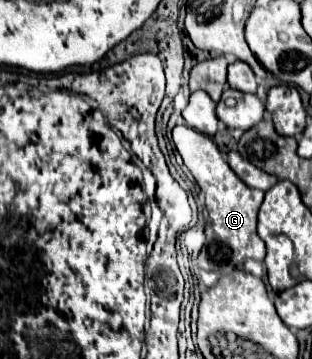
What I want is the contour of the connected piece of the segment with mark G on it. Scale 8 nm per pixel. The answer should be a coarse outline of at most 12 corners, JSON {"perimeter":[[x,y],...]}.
{"perimeter":[[173,129],[205,193],[197,265],[227,273],[263,261],[263,193],[247,187],[211,137]]}

